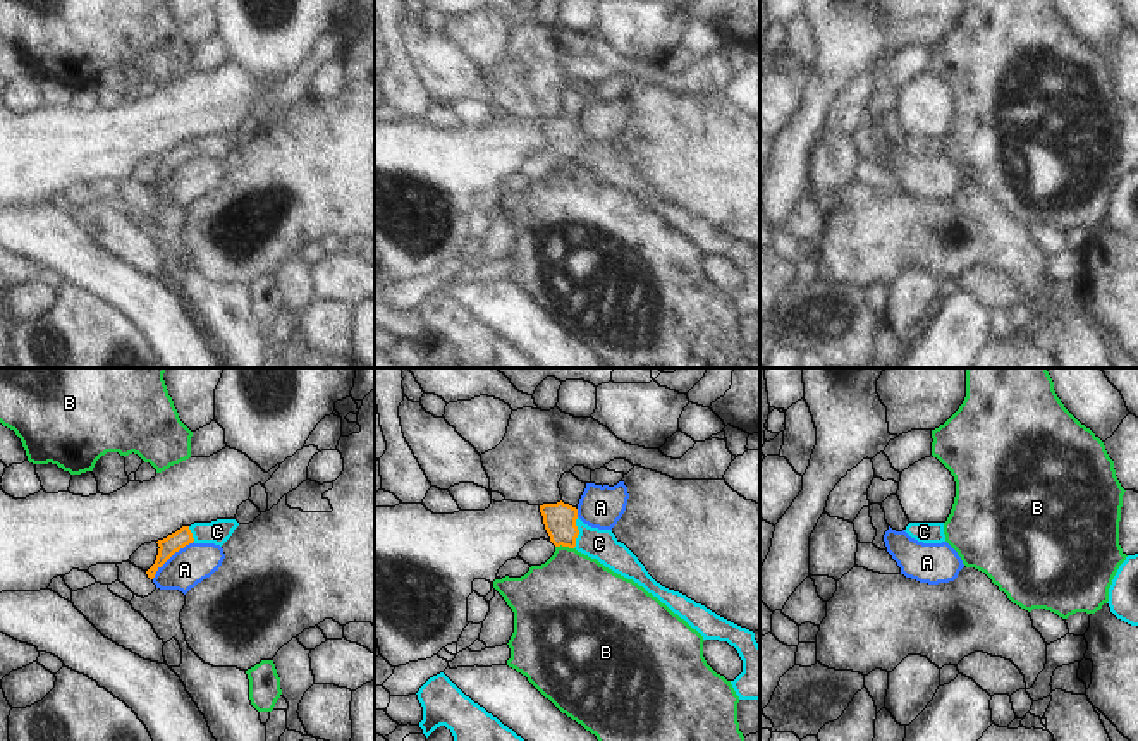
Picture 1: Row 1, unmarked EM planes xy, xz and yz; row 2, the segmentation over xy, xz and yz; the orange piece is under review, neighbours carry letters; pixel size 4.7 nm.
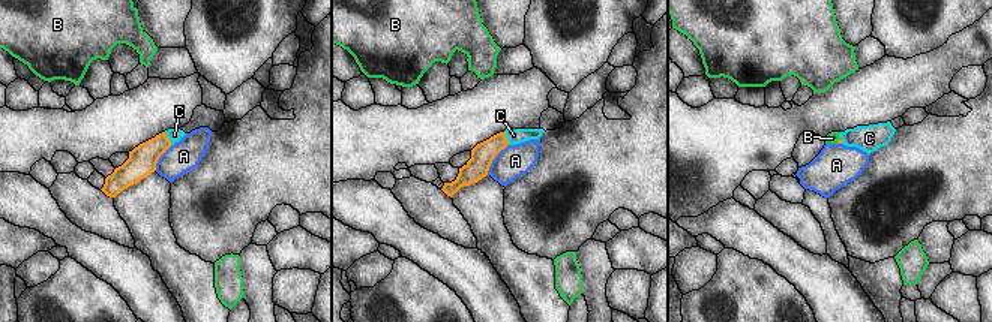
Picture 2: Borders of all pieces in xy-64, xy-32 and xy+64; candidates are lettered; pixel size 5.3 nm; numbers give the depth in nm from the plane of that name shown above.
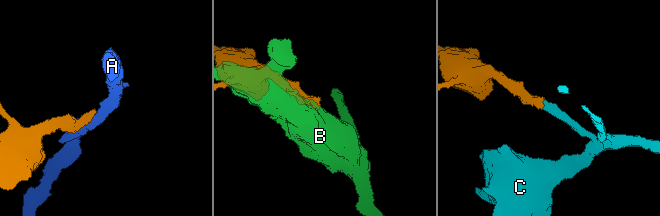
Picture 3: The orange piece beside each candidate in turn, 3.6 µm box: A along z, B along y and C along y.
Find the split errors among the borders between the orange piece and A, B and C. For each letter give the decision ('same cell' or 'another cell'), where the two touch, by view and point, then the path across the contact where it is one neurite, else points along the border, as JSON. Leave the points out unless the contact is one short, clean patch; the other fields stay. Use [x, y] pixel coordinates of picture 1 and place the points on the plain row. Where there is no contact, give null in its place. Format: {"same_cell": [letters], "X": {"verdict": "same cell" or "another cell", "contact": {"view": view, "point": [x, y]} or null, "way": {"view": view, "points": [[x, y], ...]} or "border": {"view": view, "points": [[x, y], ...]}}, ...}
{"same_cell": ["C"], "A": {"verdict": "another cell", "contact": {"view": "xy", "point": [171, 171]}, "border": {"view": "xy", "points": [[193, 155], [181, 162], [152, 193]]}}, "B": {"verdict": "another cell", "contact": {"view": "xz", "point": [564, 160]}, "border": {"view": "xz", "points": [[556, 160], [573, 164]]}}, "C": {"verdict": "same cell", "contact": {"view": "xz", "point": [578, 148]}, "way": {"view": "xz", "points": [[559, 134], [578, 148], [599, 159]]}}}

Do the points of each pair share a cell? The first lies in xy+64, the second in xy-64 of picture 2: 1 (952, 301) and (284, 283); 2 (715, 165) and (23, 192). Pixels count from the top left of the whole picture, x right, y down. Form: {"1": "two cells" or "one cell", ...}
{"1": "one cell", "2": "two cells"}

